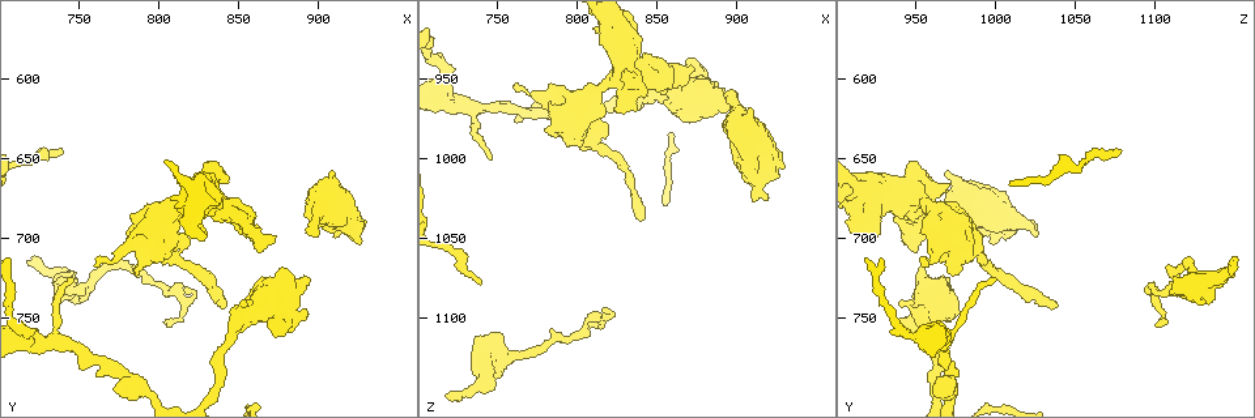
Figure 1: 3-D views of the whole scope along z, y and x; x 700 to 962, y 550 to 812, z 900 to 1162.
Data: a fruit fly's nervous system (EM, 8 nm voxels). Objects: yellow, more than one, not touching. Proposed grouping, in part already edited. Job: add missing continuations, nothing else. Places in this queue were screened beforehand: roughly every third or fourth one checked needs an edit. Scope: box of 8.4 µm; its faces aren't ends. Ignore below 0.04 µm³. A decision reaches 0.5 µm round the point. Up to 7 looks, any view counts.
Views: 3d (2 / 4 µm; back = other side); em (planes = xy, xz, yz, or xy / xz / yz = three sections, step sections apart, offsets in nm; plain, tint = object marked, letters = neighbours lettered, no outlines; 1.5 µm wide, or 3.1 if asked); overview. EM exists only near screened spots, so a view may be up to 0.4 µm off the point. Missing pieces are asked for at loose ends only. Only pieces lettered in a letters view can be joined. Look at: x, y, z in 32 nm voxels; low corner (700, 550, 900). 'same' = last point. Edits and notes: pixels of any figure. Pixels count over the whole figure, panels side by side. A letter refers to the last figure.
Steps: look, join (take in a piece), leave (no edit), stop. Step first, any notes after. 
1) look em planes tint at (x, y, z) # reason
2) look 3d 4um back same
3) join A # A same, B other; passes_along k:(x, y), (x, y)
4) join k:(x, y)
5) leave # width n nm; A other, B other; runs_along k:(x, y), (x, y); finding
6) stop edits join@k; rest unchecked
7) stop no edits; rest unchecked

look 3d 4um at (912, 700, 1026) # stops while still wide

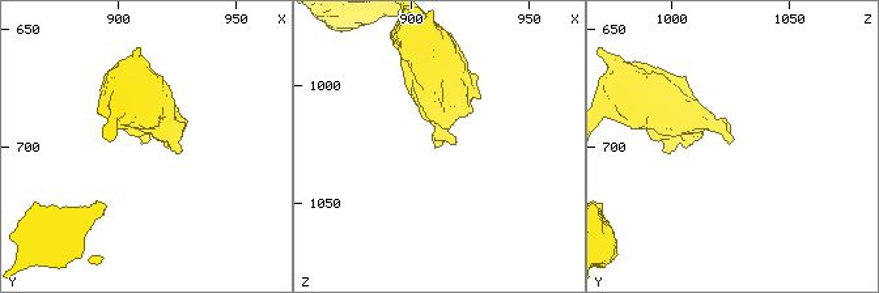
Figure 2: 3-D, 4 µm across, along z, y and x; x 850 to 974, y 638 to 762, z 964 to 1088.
look em planes tint at (910, 699, 1026) # shape alone is not enough

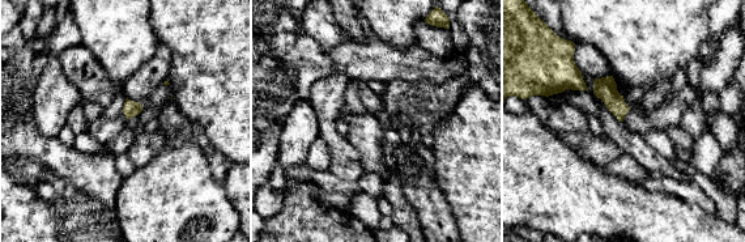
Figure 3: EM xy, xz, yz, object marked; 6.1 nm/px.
look em planes letters same

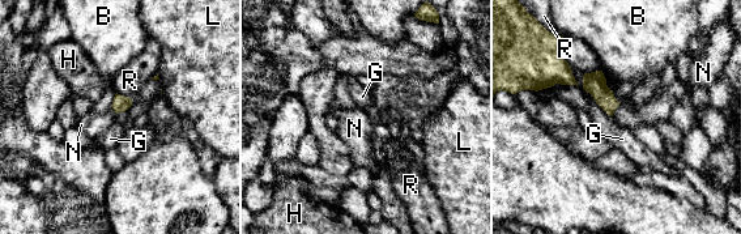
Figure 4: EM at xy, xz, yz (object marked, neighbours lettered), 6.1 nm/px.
leave # B other, G other, H other, L other, N other, R other; border 4:(620, 105), (612, 115); none of them fits

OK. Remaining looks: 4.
look em planes letters at (842, 742, 1036) # branch stops here

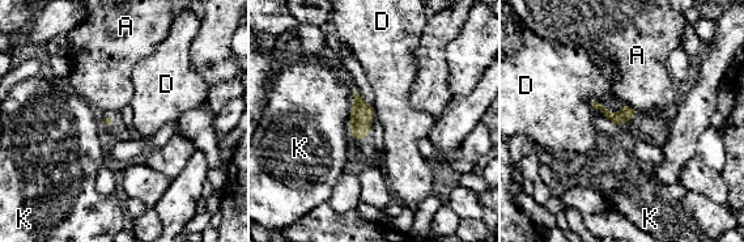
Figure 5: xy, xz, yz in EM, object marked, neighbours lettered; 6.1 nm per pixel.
leave # A other, D other, K other; border 5:(590, 101), (612, 111), (626, 105); no lettered piece goes on from it

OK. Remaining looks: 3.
look em planes letters at (834, 650, 948) # branch stops here

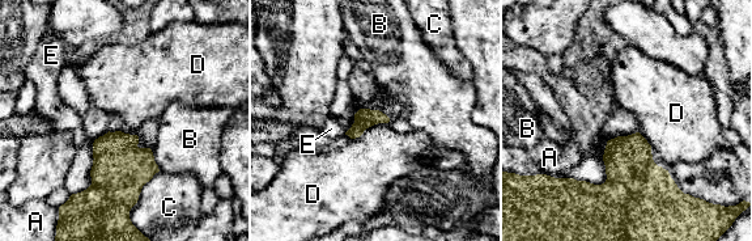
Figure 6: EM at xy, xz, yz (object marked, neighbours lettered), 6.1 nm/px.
leave # A other, B other, C other, D other, E other; border 6:(387, 122), (372, 125), (351, 139); no lettered piece goes on from it

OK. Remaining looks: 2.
stop no edits; rest unchecked

